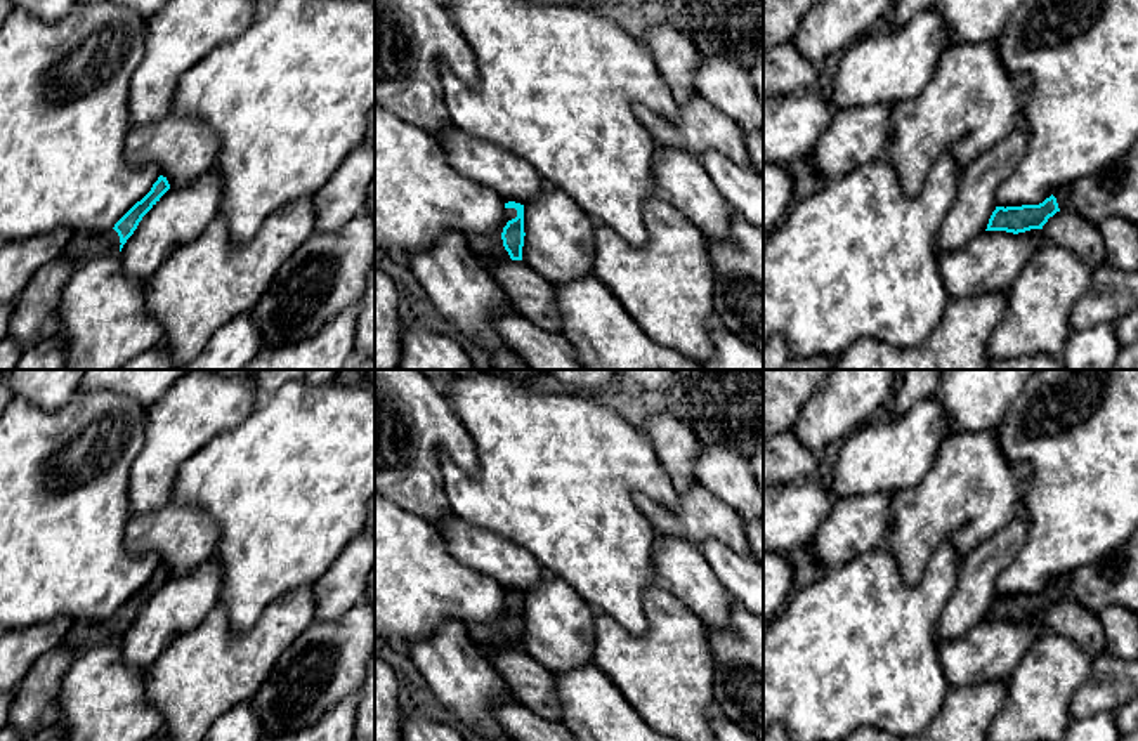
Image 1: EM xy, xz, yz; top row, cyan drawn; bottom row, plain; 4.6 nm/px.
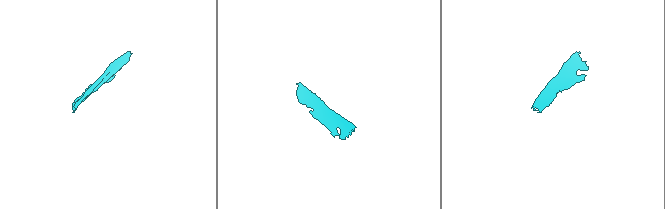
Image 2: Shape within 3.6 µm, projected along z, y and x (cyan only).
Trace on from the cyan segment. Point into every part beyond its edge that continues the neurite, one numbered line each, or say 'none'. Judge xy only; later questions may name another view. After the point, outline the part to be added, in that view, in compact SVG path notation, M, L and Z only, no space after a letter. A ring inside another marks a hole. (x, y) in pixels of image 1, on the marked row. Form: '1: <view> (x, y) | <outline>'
1: xy (82, 247) | M114 229L78 233L66 245L64 259L80 266L94 257L120 255L120 236Z

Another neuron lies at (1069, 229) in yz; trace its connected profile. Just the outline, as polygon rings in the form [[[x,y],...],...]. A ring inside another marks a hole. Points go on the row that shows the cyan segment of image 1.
[[[1065,208],[1056,212],[1043,226],[1046,243],[1062,246],[1077,255],[1089,269],[1096,269],[1105,260],[1105,243],[1100,226]]]

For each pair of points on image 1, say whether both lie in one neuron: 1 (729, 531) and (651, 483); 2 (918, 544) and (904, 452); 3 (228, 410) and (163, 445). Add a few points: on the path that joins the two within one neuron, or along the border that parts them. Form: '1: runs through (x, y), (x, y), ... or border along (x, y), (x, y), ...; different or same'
1: border along (658, 462), (677, 493), (673, 507); different
2: border along (935, 455), (930, 471), (916, 485), (894, 495); different
3: runs through (212, 410), (198, 410), (179, 429); same

